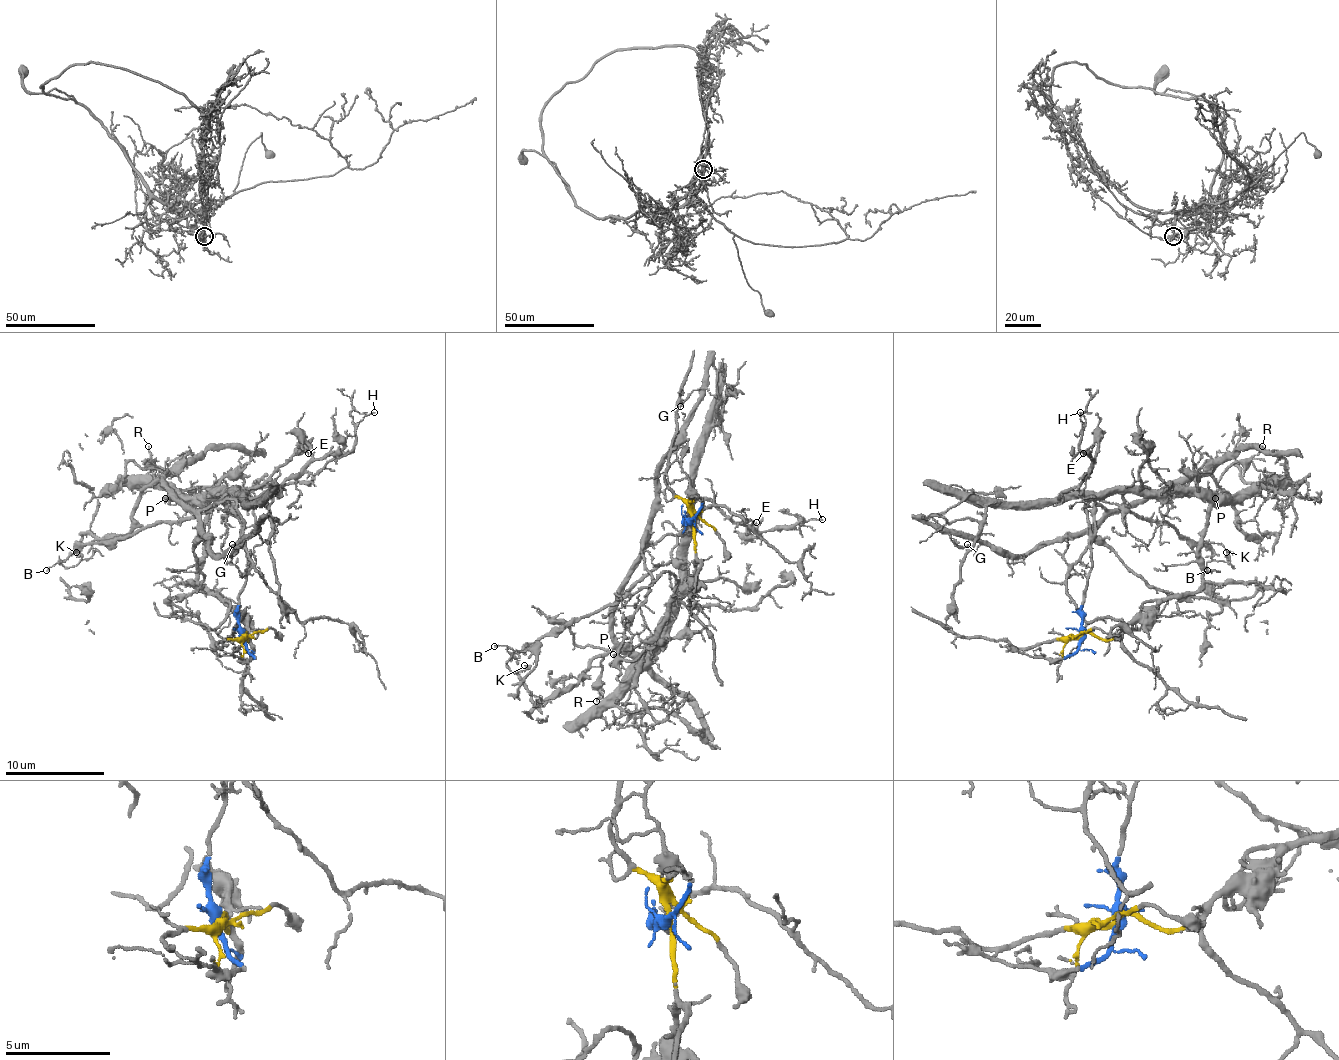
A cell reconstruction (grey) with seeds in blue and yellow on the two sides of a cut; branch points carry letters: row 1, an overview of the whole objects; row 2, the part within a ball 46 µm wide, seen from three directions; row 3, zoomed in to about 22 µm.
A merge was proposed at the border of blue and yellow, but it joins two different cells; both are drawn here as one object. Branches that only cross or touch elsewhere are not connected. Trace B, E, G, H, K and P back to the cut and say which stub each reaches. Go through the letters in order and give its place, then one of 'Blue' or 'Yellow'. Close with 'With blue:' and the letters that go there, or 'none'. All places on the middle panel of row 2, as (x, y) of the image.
B: Place: (494, 646). Yellow
E: Place: (756, 522). Yellow
G: Place: (680, 406). Blue
H: Place: (822, 519). Yellow
K: Place: (524, 665). Yellow
P: Place: (613, 654). Yellow
With blue: G

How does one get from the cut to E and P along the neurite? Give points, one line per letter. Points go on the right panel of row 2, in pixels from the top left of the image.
E: (1082, 636), (1115, 638), (1202, 584), (1209, 504), (1172, 491), (1060, 496), (1090, 471), (1097, 441), (1082, 454)
P: (1082, 636), (1115, 638), (1164, 598), (1192, 594), (1209, 509), (1229, 496), (1214, 499)

